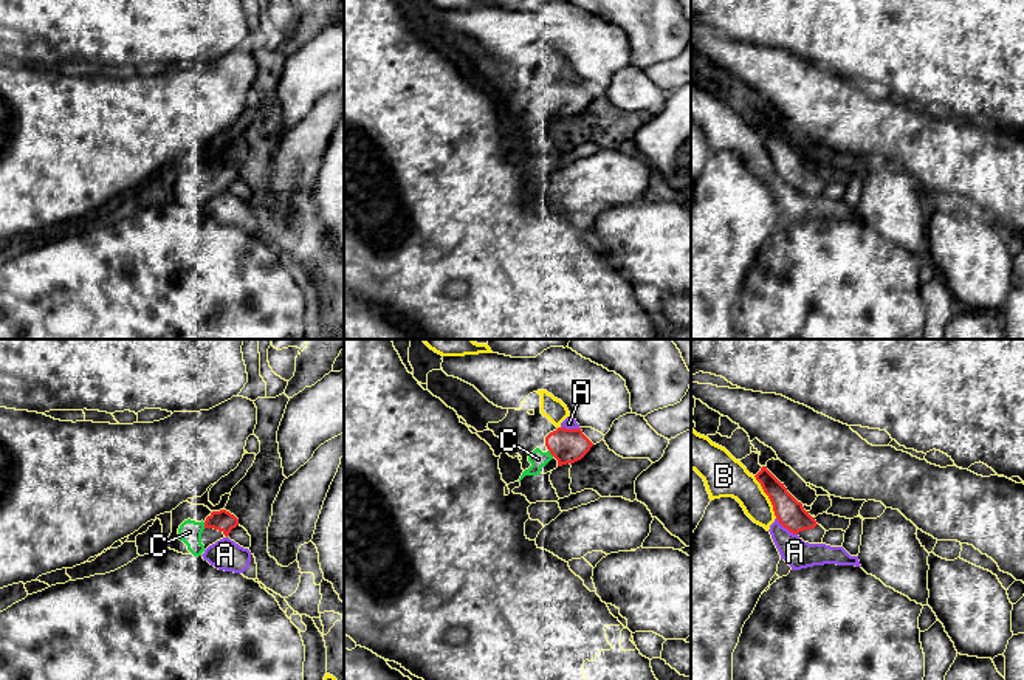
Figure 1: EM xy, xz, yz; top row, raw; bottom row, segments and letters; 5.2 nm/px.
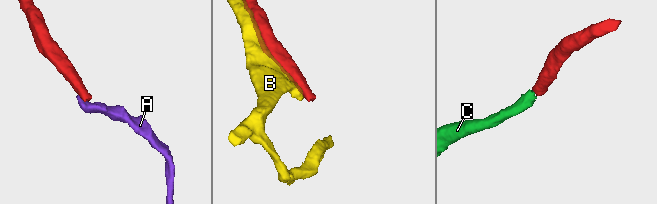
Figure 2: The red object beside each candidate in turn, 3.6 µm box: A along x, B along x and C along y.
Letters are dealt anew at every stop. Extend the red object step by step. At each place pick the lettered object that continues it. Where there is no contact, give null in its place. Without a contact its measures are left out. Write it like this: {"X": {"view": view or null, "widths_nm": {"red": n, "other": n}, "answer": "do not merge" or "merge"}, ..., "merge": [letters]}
{"A": {"view": "yz", "widths_nm": {"red": 150, "other": 150}, "answer": "do not merge"}, "B": {"view": "yz", "widths_nm": {"red": 150, "other": 200}, "answer": "do not merge"}, "C": {"view": "xz", "widths_nm": {"red": 180, "other": 90}, "answer": "merge"}, "merge": ["C"]}

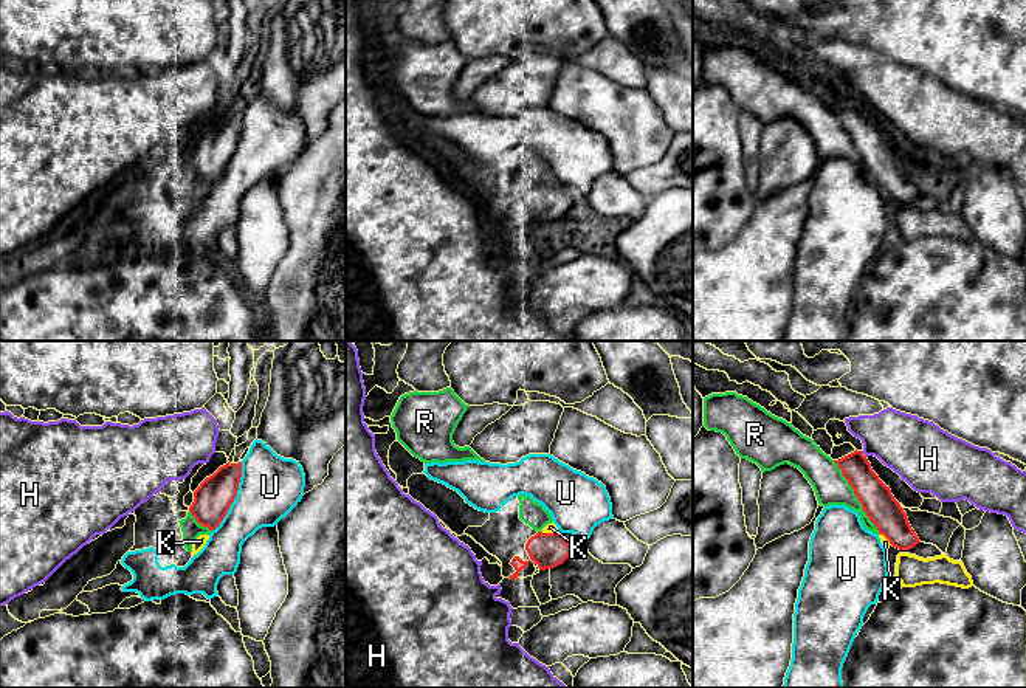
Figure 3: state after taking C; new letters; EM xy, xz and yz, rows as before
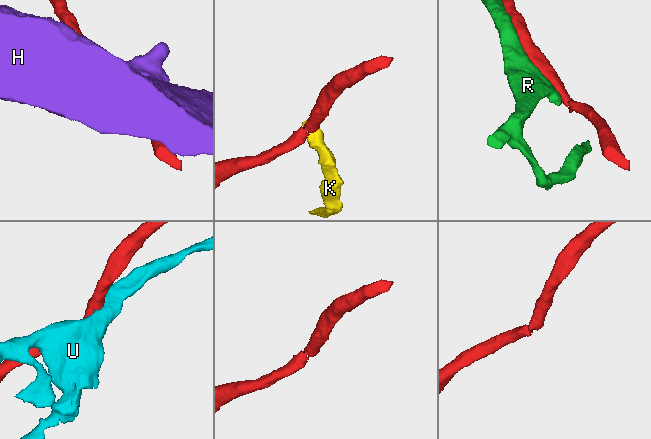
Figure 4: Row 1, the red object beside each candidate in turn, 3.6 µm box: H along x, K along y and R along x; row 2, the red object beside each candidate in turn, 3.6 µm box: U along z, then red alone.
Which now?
{"H": {"view": "yz", "widths_nm": {"red": 170, "other": 300}, "answer": "do not merge"}, "K": {"view": "xz", "widths_nm": {"red": 180, "other": 50}, "answer": "do not merge"}, "R": {"view": "yz", "widths_nm": {"red": 170, "other": 180}, "answer": "do not merge"}, "U": {"view": "xy", "widths_nm": {"red": 190, "other": 320}, "answer": "do not merge"}, "merge": []}

